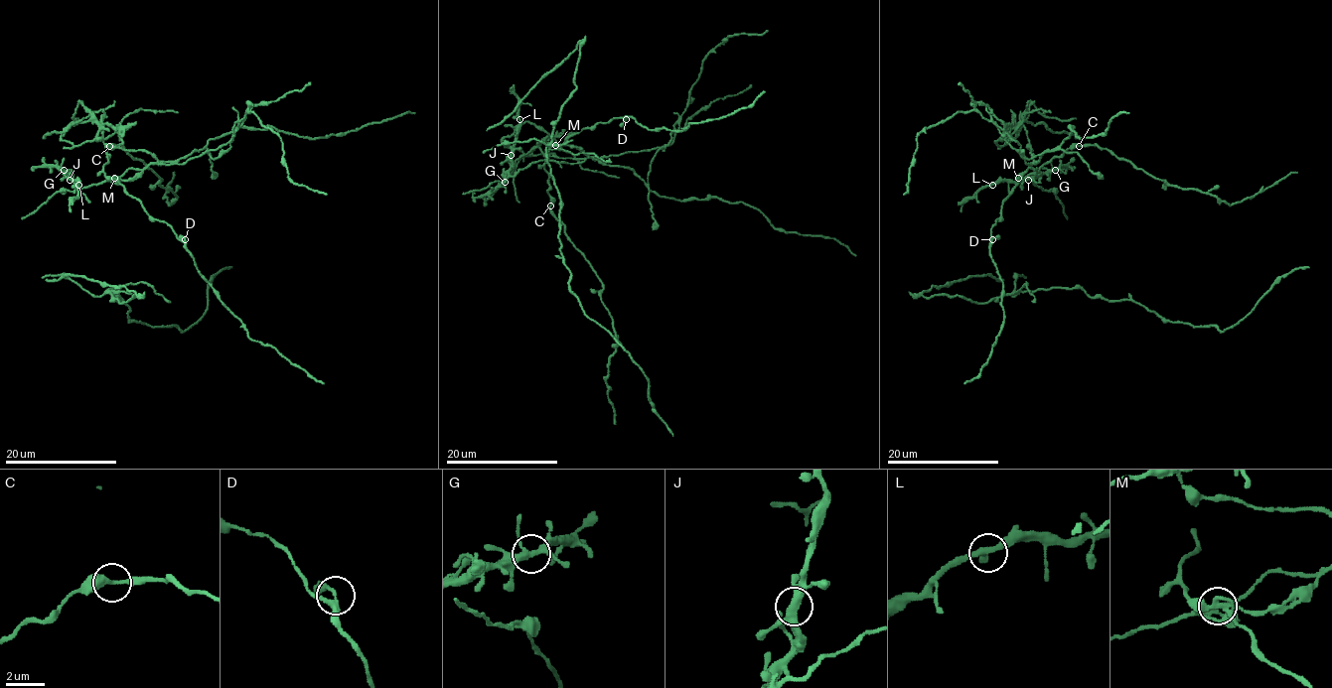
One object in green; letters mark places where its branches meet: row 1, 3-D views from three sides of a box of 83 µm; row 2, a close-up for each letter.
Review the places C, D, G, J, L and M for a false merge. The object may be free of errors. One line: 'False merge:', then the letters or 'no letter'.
False merge: M

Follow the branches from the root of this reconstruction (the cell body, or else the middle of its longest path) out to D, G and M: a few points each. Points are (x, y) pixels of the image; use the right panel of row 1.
D: (999, 277), (990, 255), (992, 239)
G: (999, 277), (990, 229), (1001, 204), (1028, 168), (1037, 168), (1032, 182), (1048, 191), (1055, 170)
M: (999, 277), (990, 255), (990, 229), (1000, 215), (1001, 204), (1018, 178)

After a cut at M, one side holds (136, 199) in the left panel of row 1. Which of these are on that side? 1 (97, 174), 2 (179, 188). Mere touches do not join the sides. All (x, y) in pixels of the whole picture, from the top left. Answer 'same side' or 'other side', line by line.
1: same side
2: same side

